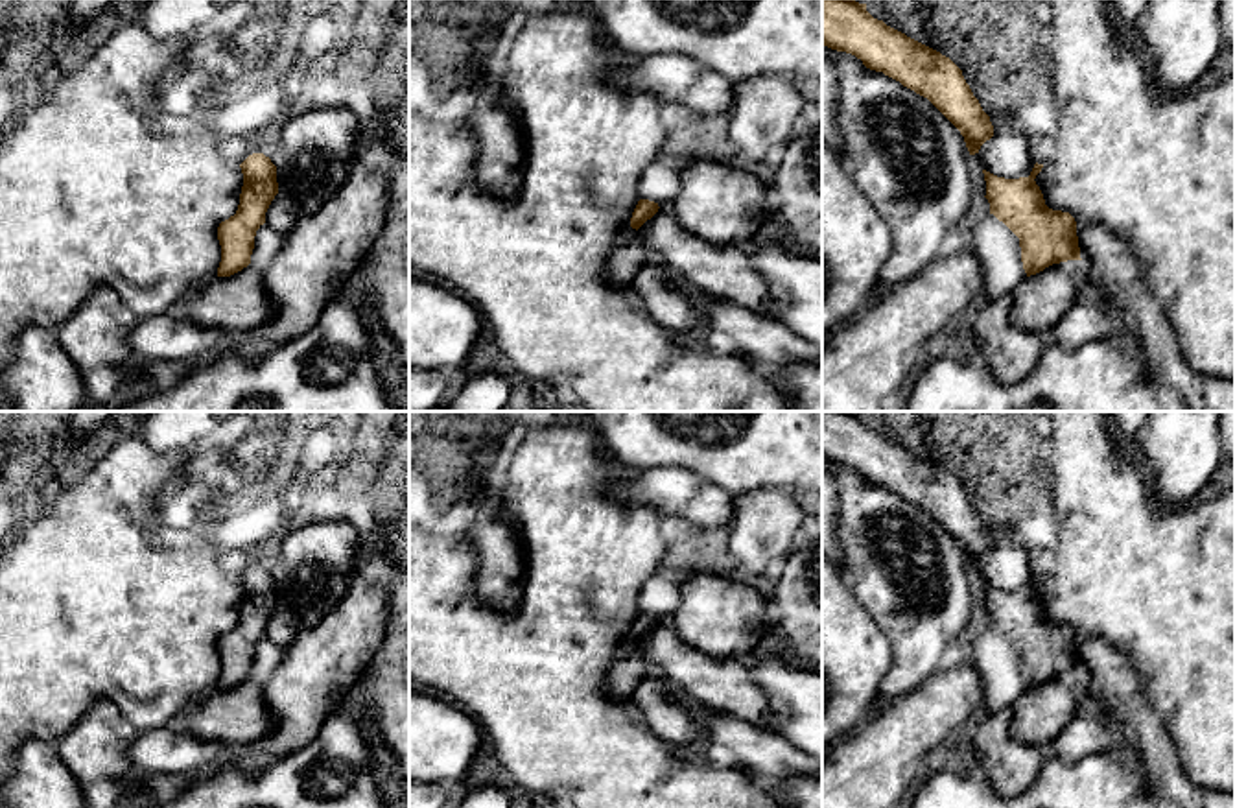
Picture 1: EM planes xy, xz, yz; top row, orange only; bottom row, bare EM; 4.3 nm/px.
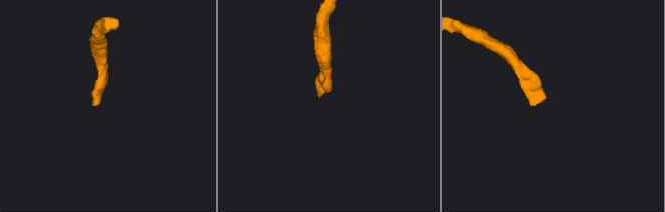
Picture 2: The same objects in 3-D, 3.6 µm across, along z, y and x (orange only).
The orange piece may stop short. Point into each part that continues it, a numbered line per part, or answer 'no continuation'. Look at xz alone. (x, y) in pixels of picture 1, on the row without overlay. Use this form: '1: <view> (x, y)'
1: xz (629, 670)

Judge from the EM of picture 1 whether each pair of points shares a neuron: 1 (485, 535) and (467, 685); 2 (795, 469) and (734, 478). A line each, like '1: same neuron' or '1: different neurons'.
1: different neurons
2: same neuron

